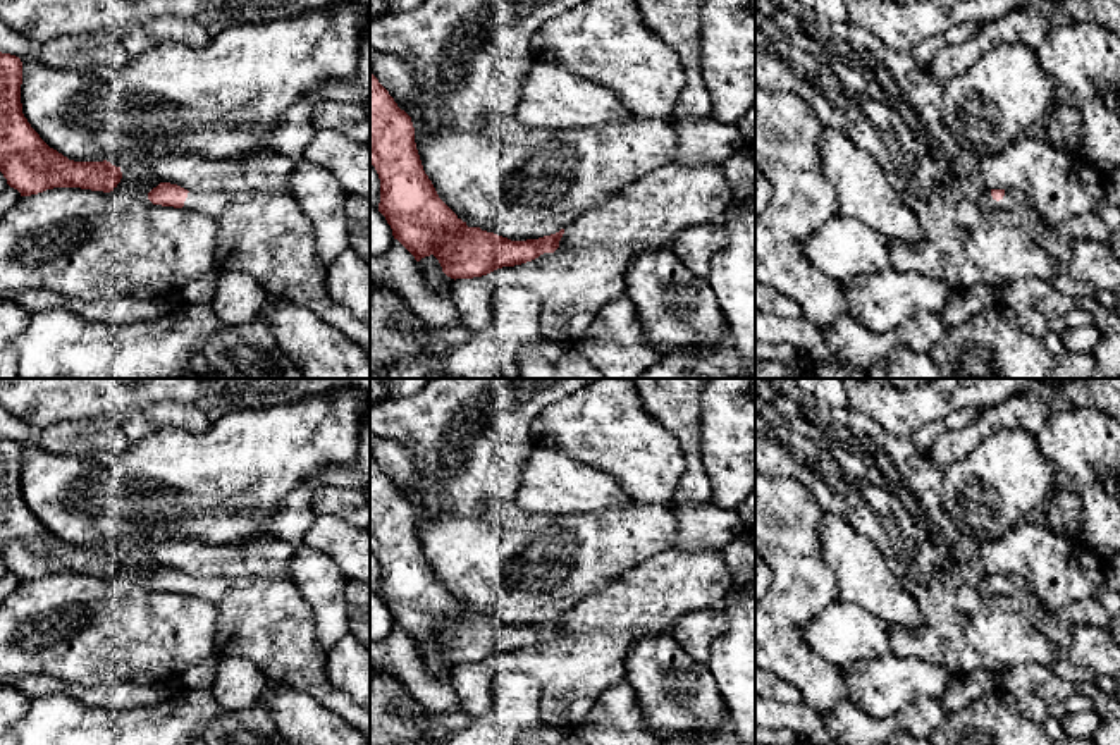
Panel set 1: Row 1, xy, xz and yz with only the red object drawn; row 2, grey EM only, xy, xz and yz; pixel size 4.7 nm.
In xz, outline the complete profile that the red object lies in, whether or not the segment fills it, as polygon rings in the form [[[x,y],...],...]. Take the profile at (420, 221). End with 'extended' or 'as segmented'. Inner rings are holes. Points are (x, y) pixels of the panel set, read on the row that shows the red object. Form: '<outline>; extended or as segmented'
[[[370,72],[370,163],[380,179],[378,212],[420,262],[434,255],[451,279],[473,279],[554,253],[564,234],[511,241],[468,227],[437,194],[423,170],[411,117]]]; as segmented

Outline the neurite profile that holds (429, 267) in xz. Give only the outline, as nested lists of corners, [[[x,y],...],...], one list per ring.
[[[434,255],[425,256],[416,263],[422,277],[425,279],[425,282],[434,292],[451,296],[454,279],[447,277],[442,272],[442,267]]]

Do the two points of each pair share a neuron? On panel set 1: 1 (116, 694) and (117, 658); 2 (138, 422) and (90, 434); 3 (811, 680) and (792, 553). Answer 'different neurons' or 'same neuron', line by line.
1: different neurons
2: different neurons
3: same neuron

